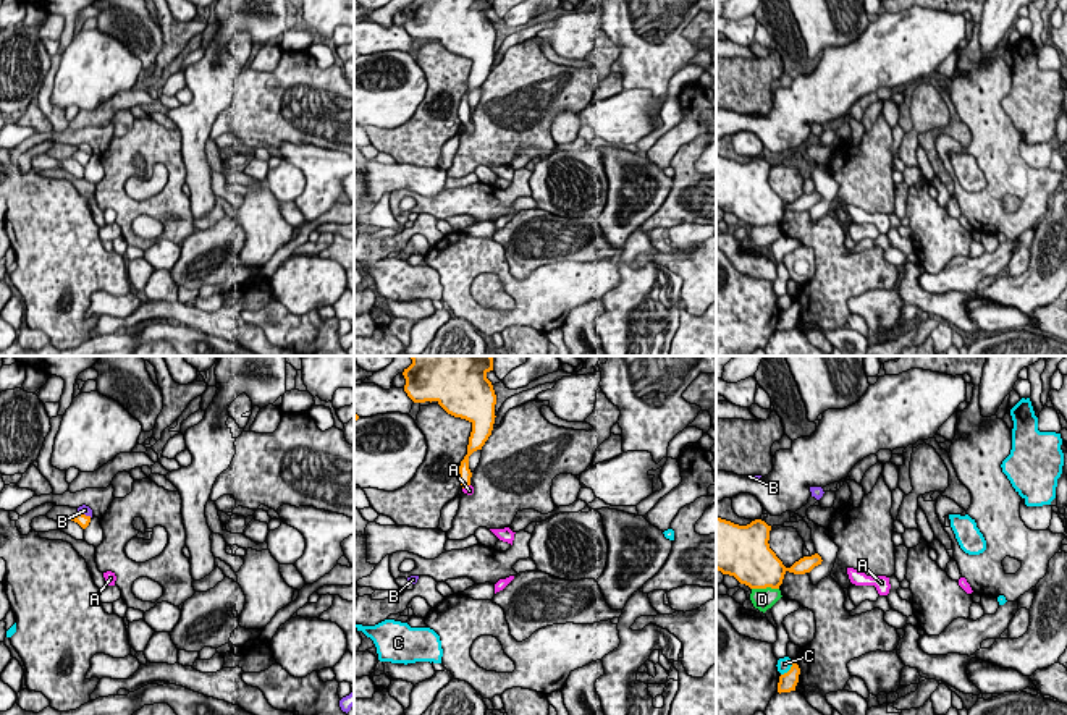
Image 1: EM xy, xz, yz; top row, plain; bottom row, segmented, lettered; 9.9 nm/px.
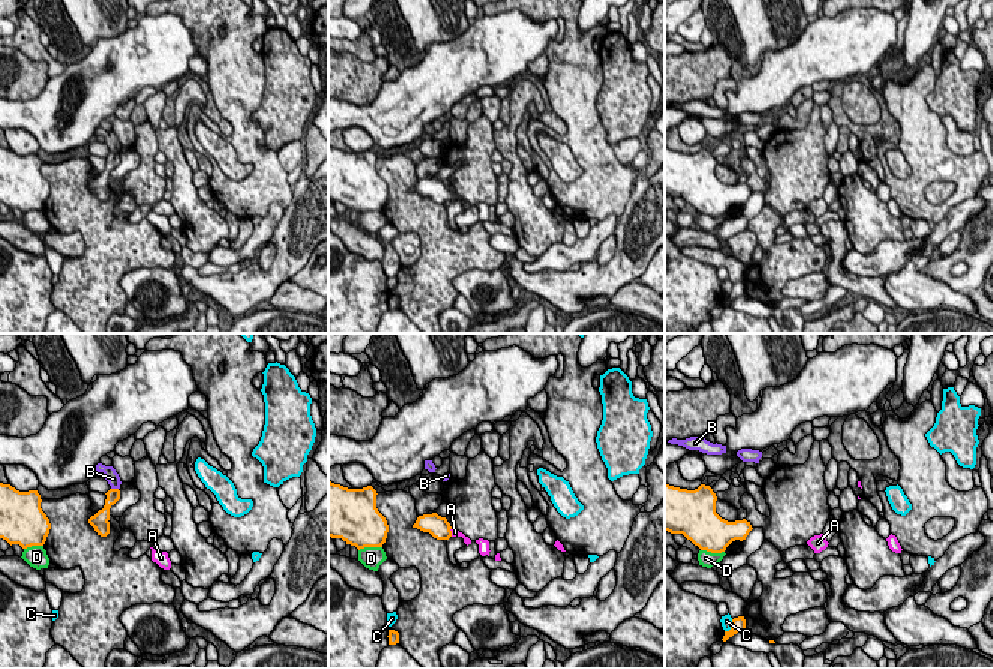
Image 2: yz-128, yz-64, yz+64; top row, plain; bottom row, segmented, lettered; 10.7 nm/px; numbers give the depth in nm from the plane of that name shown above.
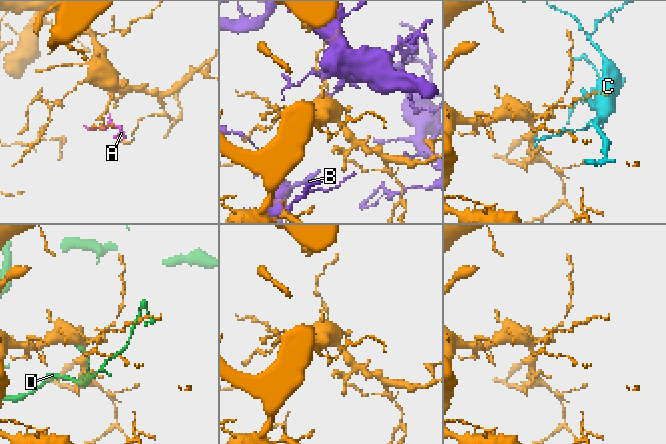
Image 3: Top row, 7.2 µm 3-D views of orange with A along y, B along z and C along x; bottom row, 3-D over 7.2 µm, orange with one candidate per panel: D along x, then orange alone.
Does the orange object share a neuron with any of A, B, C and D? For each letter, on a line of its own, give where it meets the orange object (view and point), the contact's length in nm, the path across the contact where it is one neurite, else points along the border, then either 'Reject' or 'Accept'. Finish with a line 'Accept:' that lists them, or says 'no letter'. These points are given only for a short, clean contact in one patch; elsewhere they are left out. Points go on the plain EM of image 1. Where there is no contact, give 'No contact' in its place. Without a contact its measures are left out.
A: Touches orange at xz (466, 123). Shared border 100 nm. Path across: xz (464, 110), (466, 123), (469, 128). Accept
B: Touches orange at xy (84, 152). Shared border 140 nm. Reject
C: Touches orange at yz (789, 308). Shared border 170 nm. Reject
D: Touches orange at yz (765, 225). Shared border 280 nm. Reject
Accept: A

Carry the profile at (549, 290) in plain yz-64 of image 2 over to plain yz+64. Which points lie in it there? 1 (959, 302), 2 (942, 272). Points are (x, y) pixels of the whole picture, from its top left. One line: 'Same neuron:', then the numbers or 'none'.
Same neuron: 2

